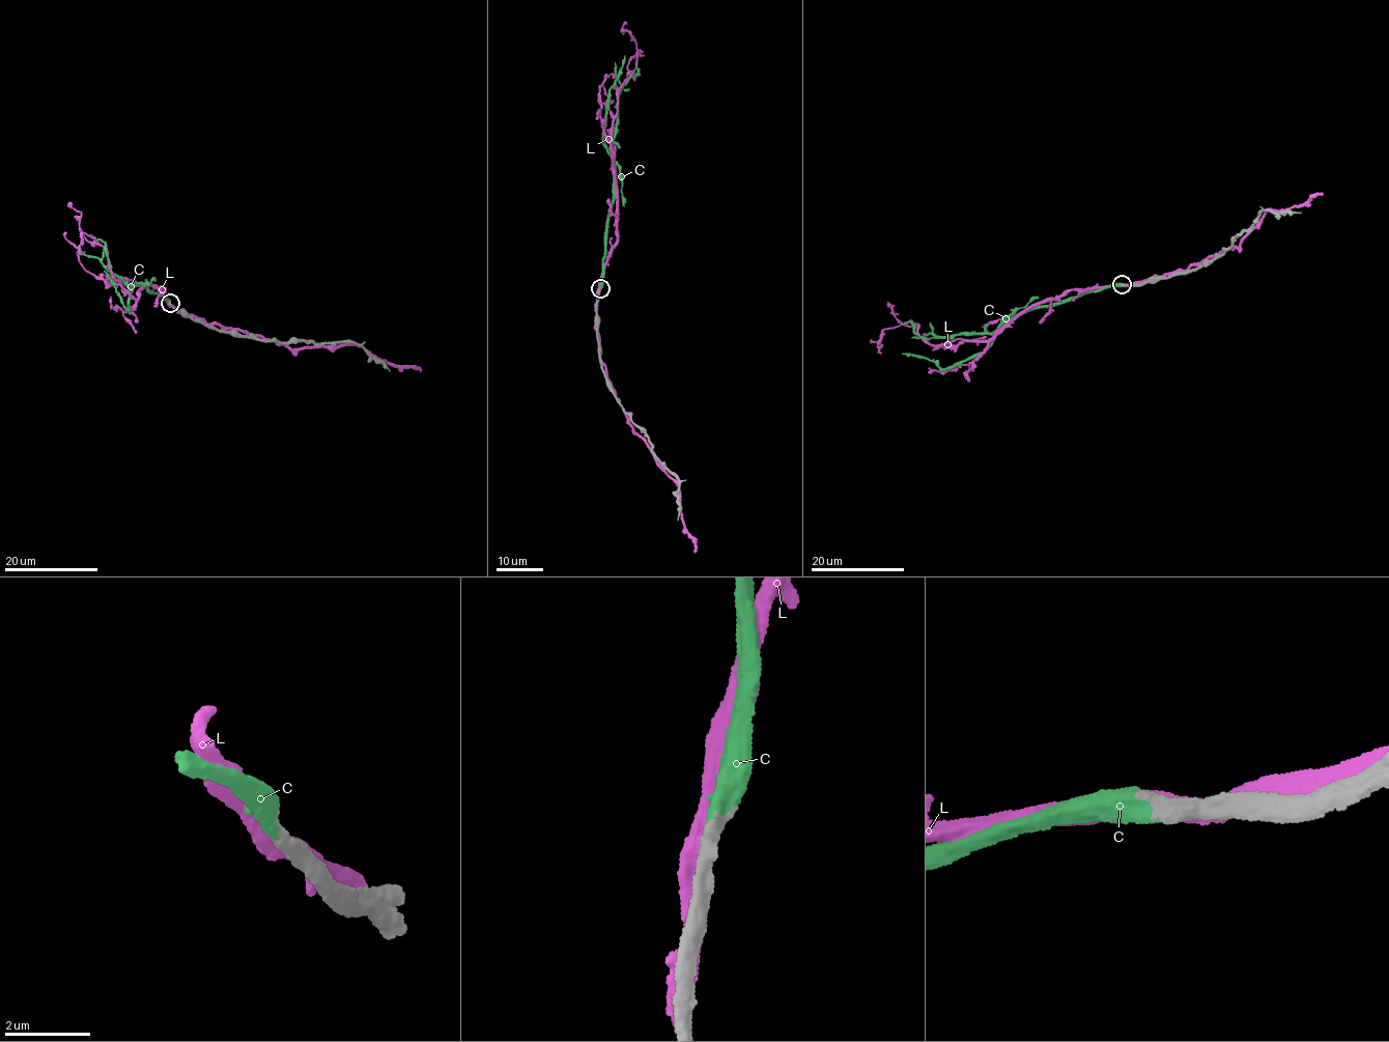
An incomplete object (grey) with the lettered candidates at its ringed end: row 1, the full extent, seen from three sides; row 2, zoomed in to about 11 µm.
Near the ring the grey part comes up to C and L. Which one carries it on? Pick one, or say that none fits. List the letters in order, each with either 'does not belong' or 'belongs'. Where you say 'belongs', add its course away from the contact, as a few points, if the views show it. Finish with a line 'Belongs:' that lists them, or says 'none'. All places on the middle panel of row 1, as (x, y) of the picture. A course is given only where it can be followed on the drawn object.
C: belongs; course (600, 288), (614, 170), (602, 141), (608, 92), (624, 55)
L: does not belong
Belongs: C

